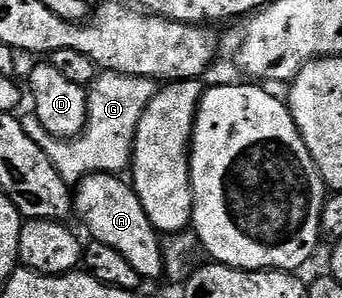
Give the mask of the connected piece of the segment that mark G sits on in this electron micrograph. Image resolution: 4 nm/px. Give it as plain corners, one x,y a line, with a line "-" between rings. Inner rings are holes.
102,71
88,88
86,127
75,139
54,139
33,113
21,116
22,128
32,141
36,141
36,145
40,145
40,149
44,149
65,183
77,185
84,177
96,173
118,175
131,166
138,122
158,88
159,84
148,77

